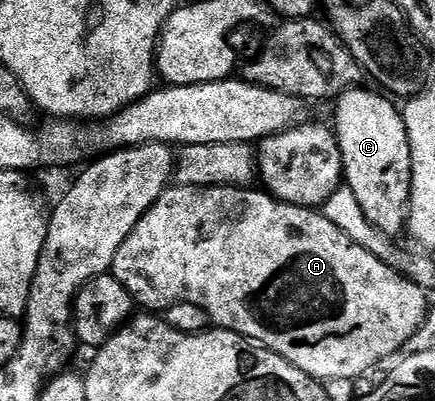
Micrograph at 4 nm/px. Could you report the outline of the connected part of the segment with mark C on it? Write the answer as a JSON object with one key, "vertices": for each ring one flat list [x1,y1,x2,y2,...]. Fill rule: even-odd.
{"vertices":[[364,88,347,89,334,105,334,132,344,164,343,180,358,199,361,213,374,227,391,235,403,234,411,195,407,131,401,110,395,109,387,96]]}

